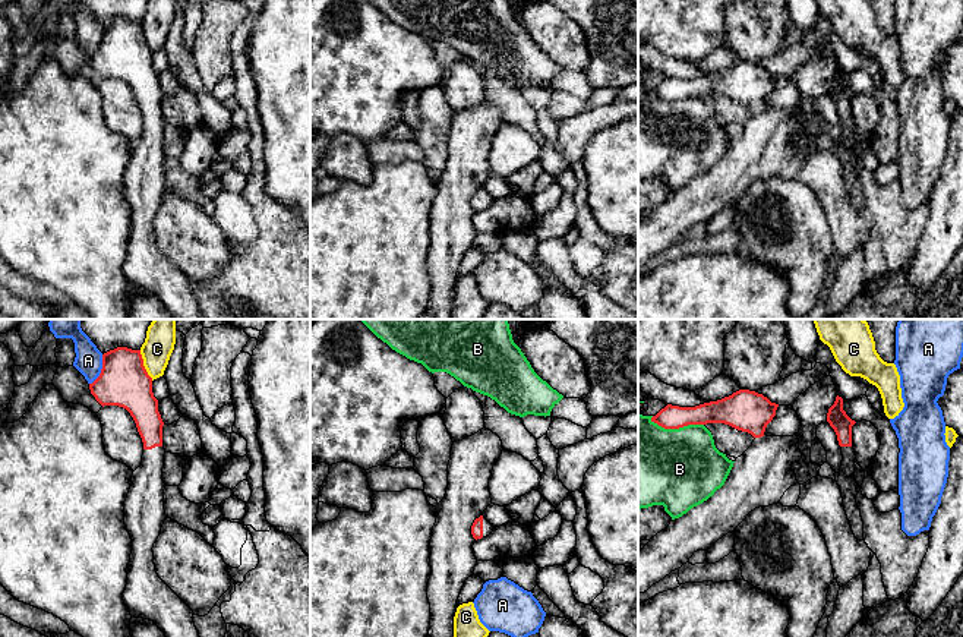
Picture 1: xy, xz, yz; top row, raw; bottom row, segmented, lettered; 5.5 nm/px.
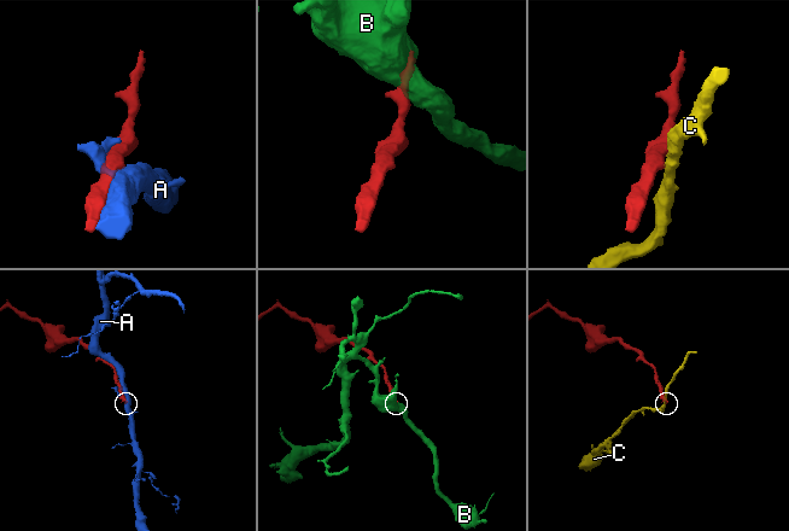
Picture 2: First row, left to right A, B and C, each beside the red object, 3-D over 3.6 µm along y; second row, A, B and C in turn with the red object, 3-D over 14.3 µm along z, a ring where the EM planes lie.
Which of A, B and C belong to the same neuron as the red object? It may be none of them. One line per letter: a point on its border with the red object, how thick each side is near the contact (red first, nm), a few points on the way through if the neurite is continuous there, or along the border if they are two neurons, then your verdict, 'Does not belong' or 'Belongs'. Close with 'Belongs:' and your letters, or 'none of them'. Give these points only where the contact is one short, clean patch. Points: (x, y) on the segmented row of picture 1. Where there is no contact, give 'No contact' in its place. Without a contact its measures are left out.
A: Touches red at xy (101, 369). Thickness 280 nm (red) against 150 nm. Does not belong
B: Touches red at yz (676, 428). Thickness 130 nm (red) against 440 nm. Boundary: yz (650, 418), (665, 428), (703, 423). Does not belong
C: Touches red at xy (142, 365). Thickness 280 nm (red) against 160 nm. Boundary: xy (139, 350), (144, 368), (152, 380). Does not belong
Belongs: none of them

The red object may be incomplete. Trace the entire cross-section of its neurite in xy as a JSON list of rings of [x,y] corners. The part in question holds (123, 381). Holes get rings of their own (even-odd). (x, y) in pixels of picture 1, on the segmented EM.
[[[117,347],[104,353],[101,373],[89,390],[102,407],[126,409],[143,442],[142,463],[124,501],[124,524],[132,539],[124,605],[132,616],[154,621],[165,637],[199,637],[193,611],[158,577],[154,564],[152,548],[167,517],[164,422],[140,350]]]

